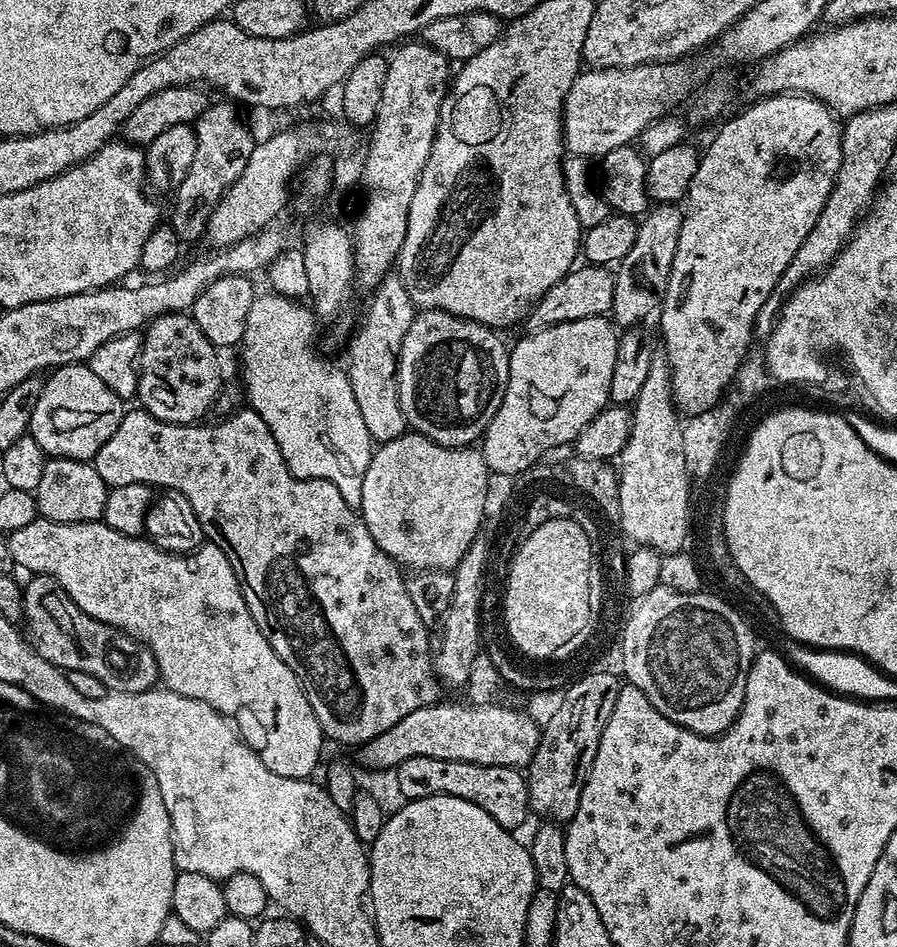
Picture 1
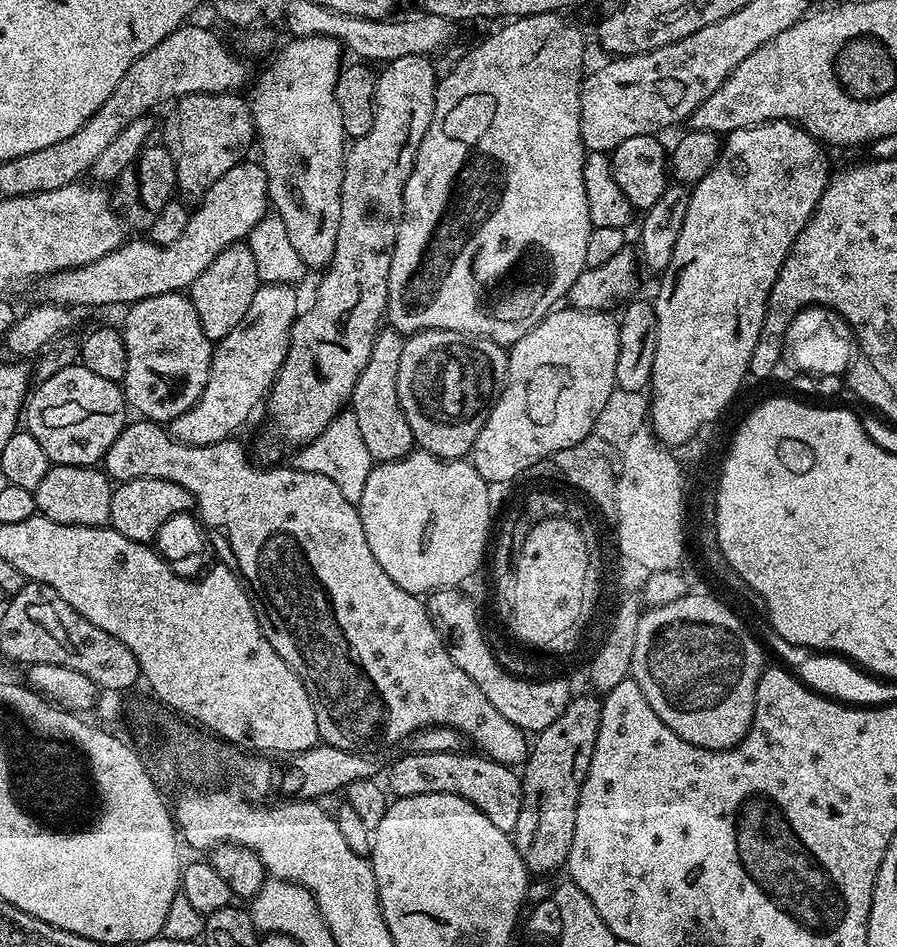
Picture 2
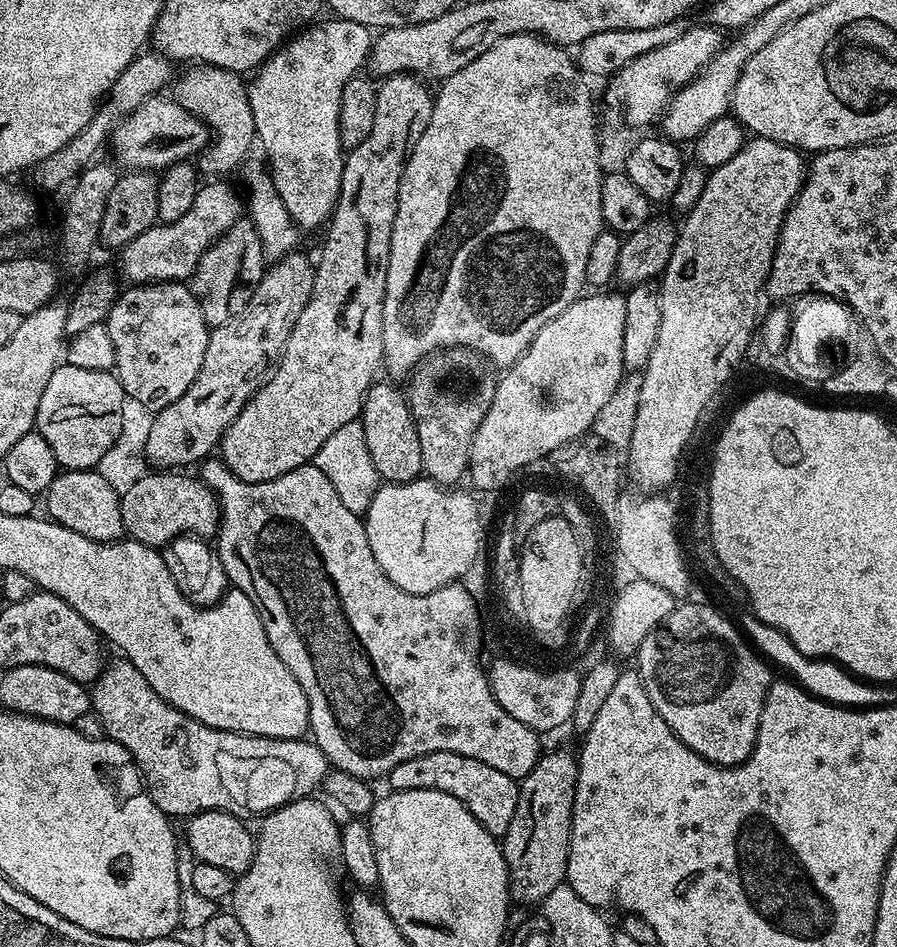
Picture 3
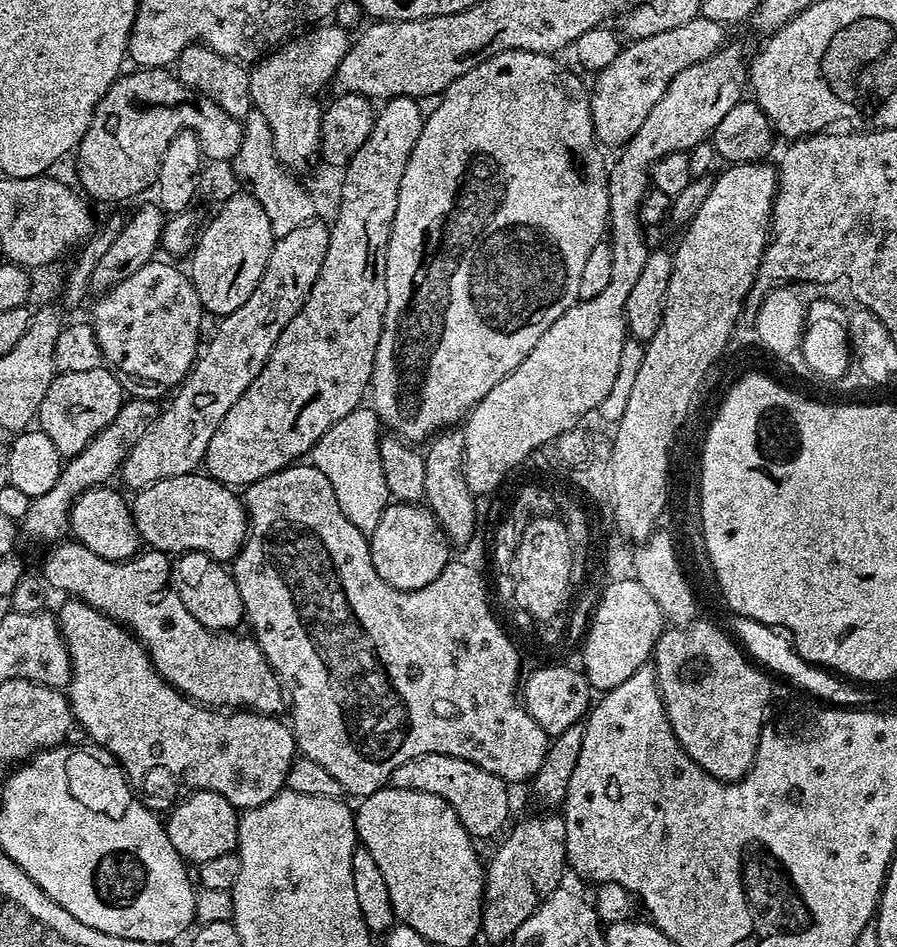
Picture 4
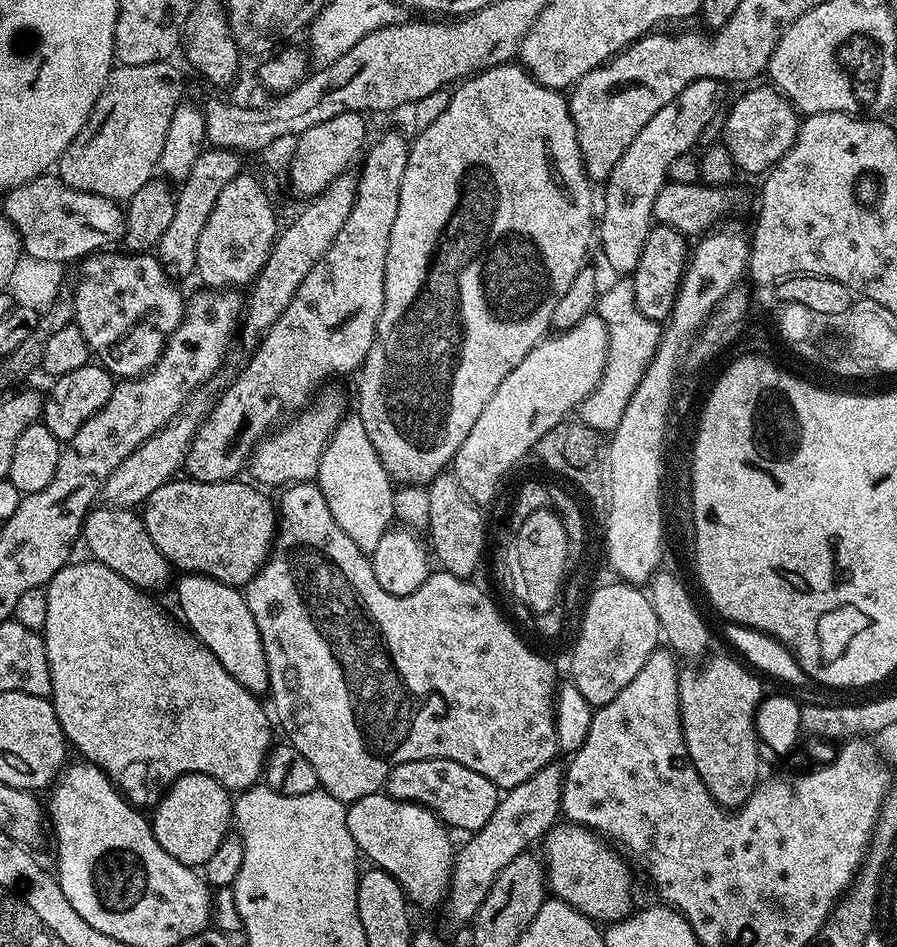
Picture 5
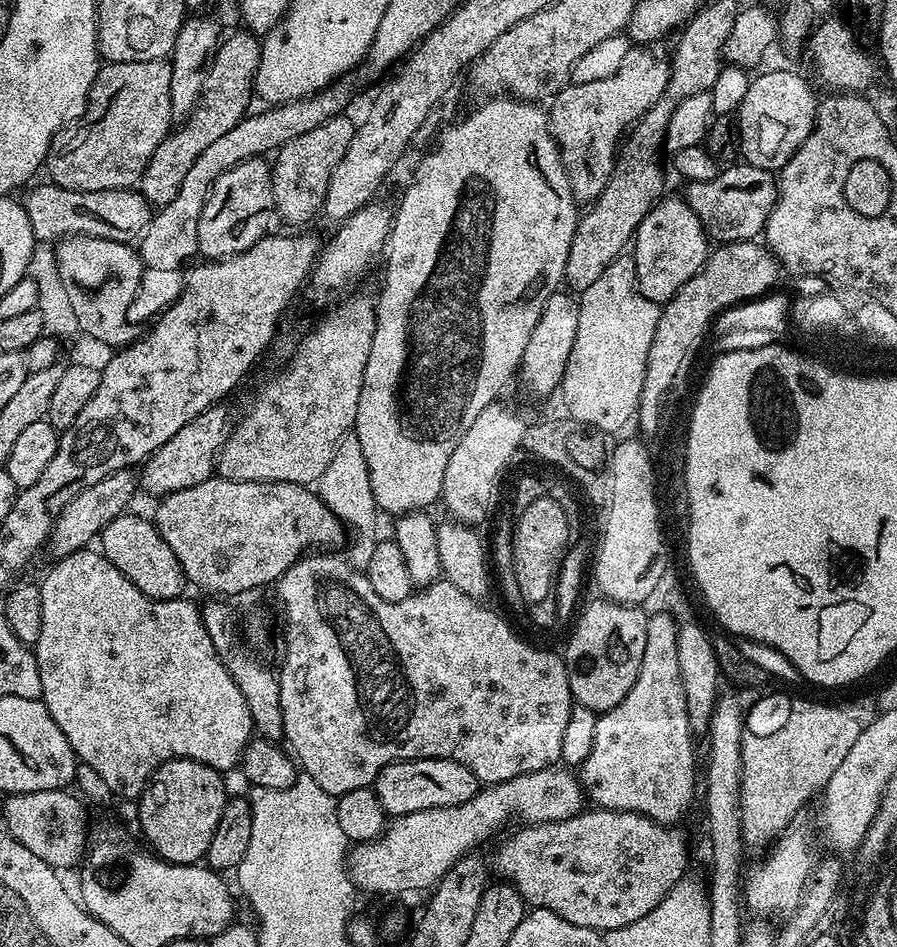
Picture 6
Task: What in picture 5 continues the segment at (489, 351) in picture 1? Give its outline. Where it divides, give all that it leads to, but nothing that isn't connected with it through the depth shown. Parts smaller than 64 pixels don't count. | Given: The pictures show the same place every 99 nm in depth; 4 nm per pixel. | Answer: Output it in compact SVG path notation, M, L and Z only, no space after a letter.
M445 470L433 478L432 483L427 485L430 494L430 514L428 515L428 526L426 529L427 539L430 541L430 552L433 557L440 559L439 567L443 571L471 578L474 574L476 561L483 557L486 552L486 540L484 544L484 516L481 505L476 504L468 497L466 490L458 486L458 478L451 471Z

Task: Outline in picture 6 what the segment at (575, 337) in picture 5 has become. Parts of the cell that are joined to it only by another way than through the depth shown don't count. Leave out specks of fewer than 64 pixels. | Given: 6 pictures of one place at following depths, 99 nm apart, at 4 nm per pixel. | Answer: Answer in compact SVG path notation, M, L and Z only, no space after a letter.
M503 402L486 406L466 434L462 434L462 442L454 446L454 454L450 454L450 462L446 462L446 478L442 493L442 504L448 507L447 515L469 526L480 526L488 516L492 503L496 500L496 487L500 484L500 475L504 467L512 460L512 455L521 451L524 443L526 423L512 408Z

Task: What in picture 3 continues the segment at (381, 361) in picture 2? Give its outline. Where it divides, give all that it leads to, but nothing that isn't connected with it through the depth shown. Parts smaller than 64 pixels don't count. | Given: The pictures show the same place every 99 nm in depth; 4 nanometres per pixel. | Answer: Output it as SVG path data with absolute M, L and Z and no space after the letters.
M377 382L372 385L364 399L359 422L366 434L366 450L370 450L370 459L381 481L405 484L423 473L422 445L418 442L416 423L408 409L407 395L401 389L399 392L395 383L387 383Z

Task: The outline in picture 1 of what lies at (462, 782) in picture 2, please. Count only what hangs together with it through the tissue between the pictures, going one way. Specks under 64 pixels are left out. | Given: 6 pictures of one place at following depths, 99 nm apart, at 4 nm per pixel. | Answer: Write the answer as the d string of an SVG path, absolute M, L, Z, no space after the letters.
M406 758L395 768L399 786L407 801L431 796L453 796L466 802L474 802L474 806L482 806L498 826L509 830L517 830L530 815L528 806L528 781L525 773L518 768L506 766L482 766L474 762L458 762L446 758Z

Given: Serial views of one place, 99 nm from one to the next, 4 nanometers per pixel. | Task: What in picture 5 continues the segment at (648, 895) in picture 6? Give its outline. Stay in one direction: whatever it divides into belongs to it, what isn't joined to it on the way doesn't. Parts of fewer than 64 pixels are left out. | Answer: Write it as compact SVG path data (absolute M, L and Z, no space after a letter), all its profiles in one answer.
M560 822L544 835L542 847L546 884L555 899L564 900L597 922L615 922L632 915L632 872L624 865L621 853L599 832Z

